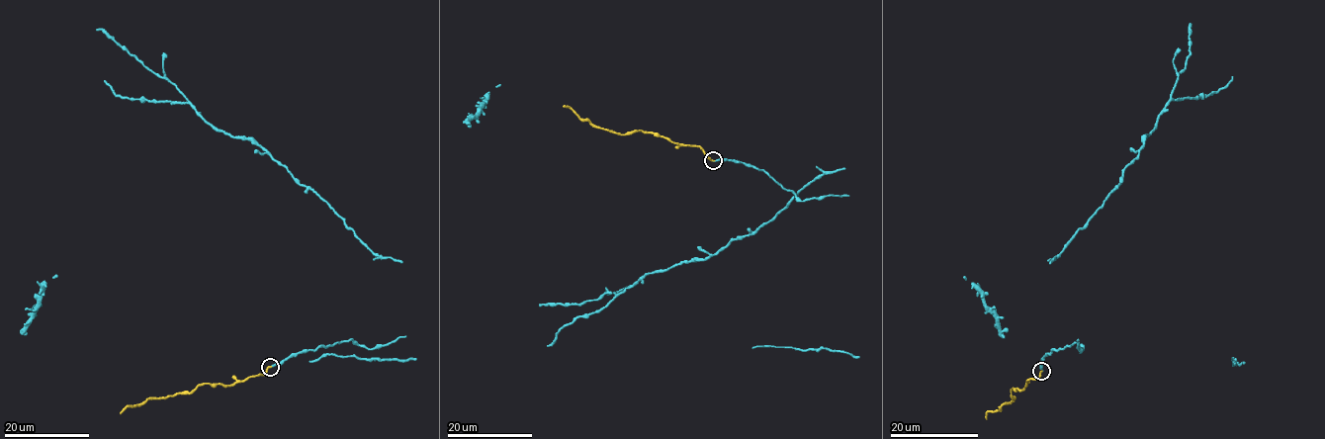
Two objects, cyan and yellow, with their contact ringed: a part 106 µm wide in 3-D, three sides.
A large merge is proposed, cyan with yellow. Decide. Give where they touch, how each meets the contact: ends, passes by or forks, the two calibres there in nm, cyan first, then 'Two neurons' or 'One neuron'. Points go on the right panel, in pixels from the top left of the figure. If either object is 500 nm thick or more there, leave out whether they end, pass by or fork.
Place: (1041, 371). At the ring cyan ends. At the ring yellow ends. Thickness 160 nm (cyan) against 200 nm. One neuron

